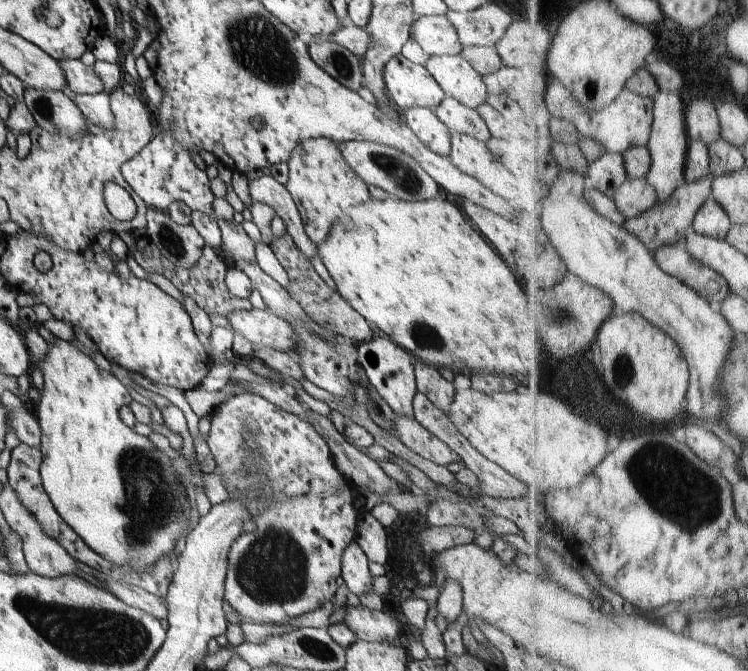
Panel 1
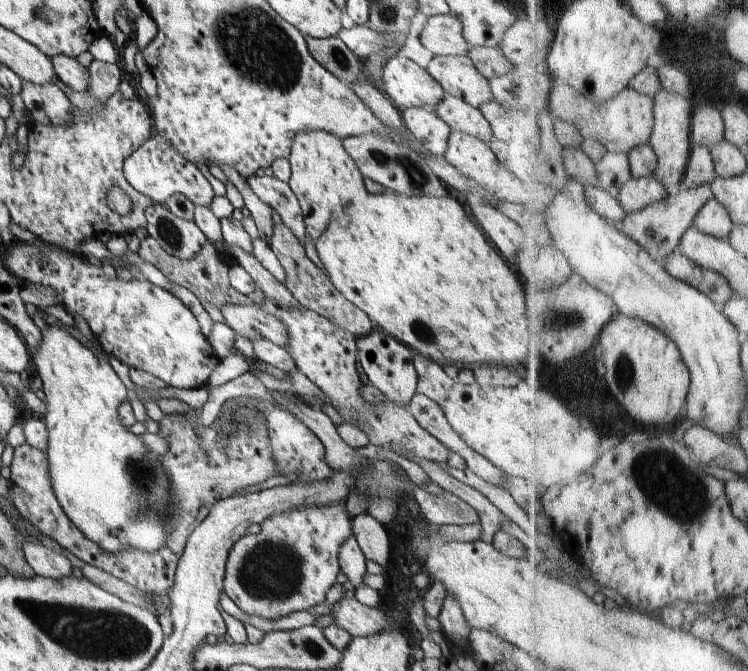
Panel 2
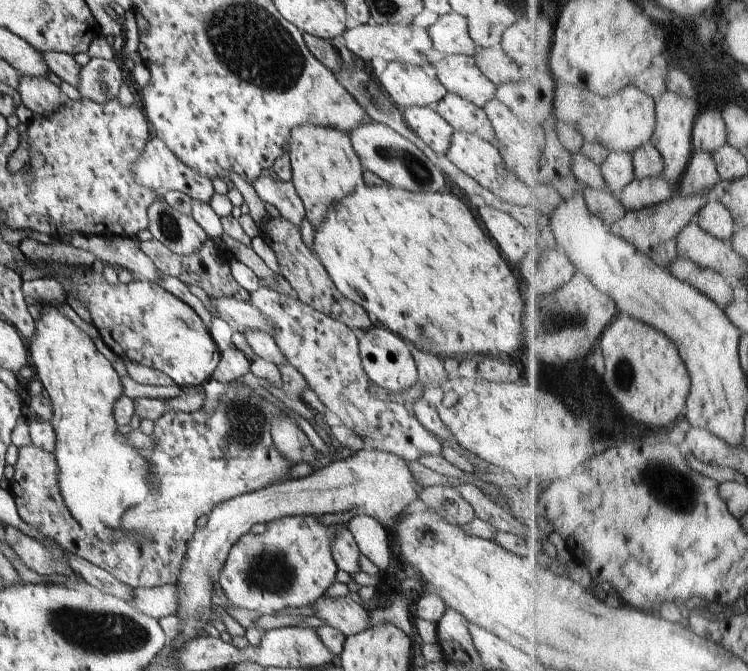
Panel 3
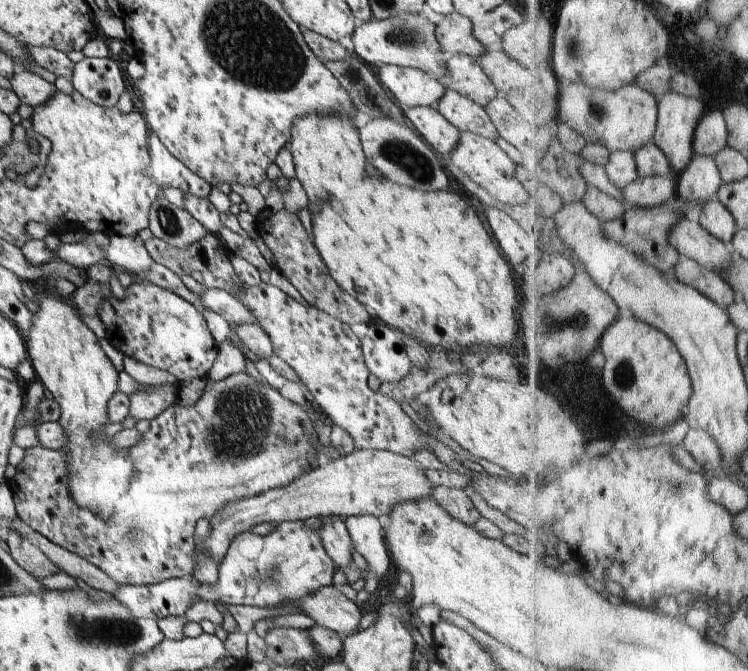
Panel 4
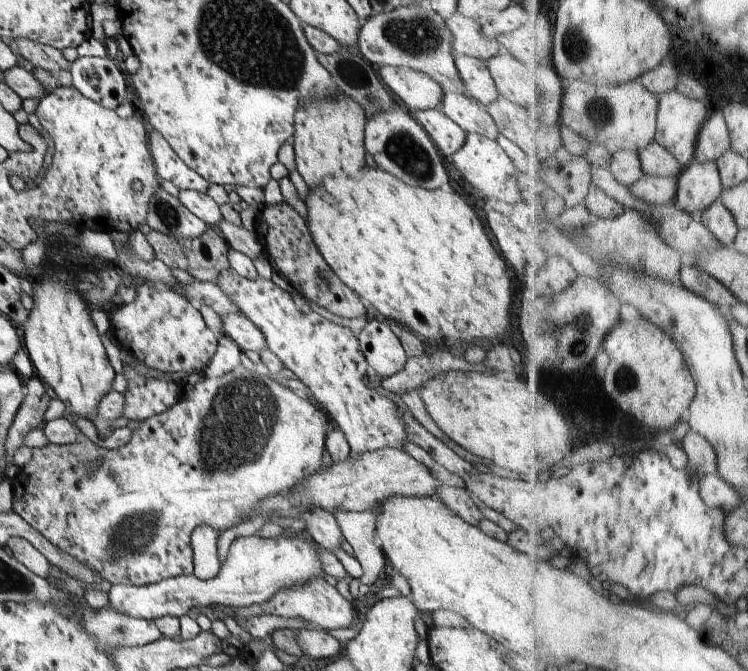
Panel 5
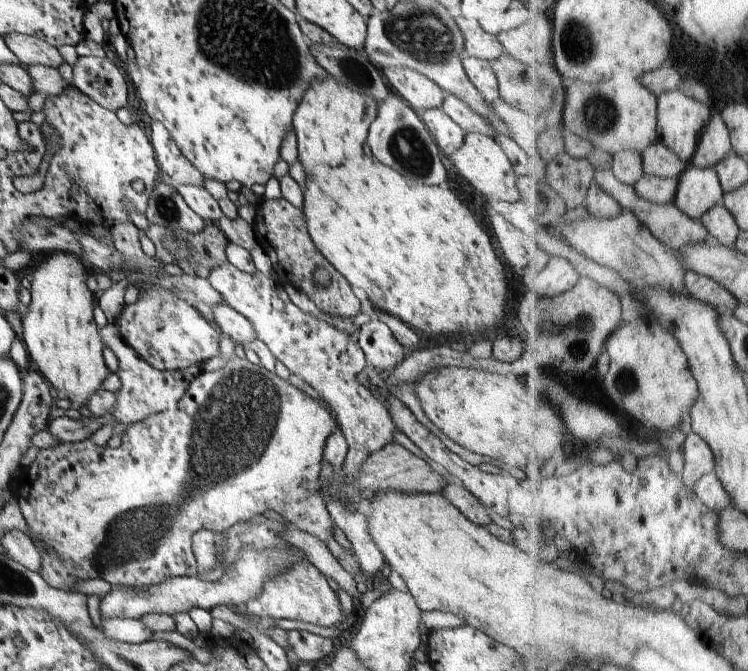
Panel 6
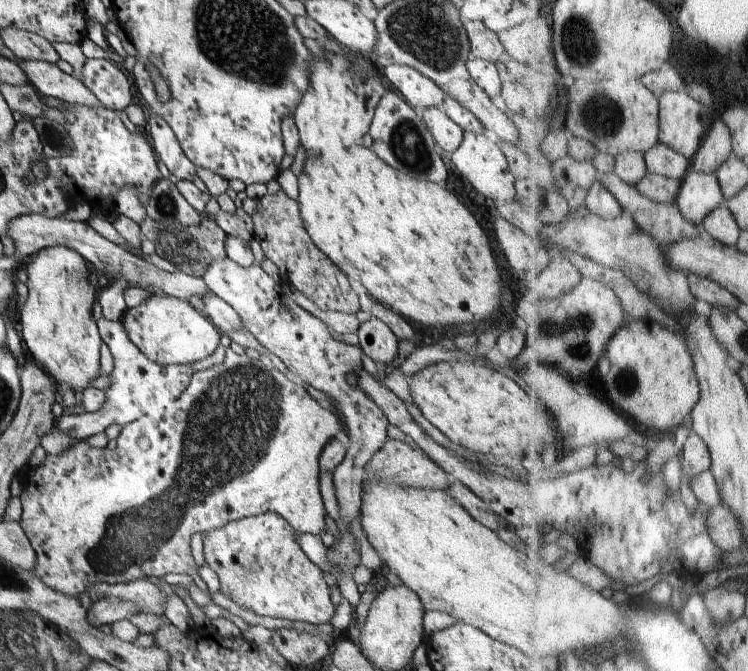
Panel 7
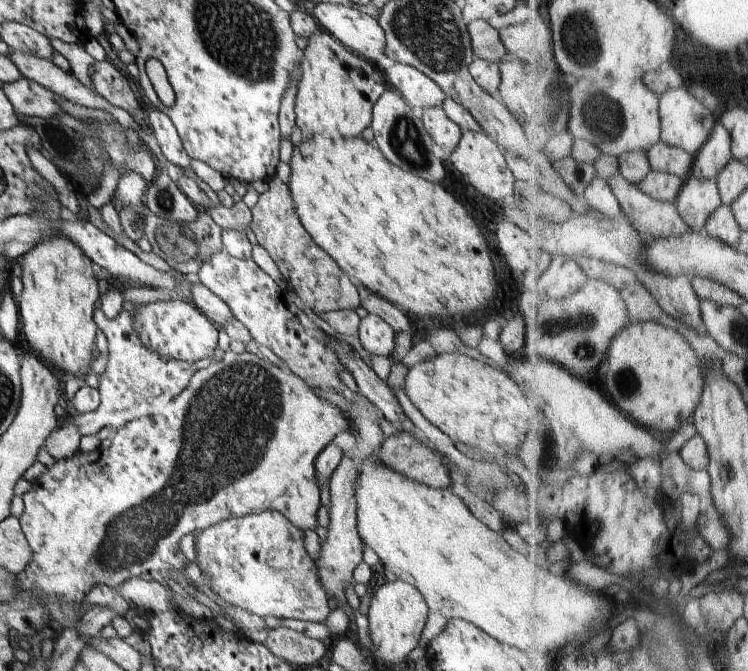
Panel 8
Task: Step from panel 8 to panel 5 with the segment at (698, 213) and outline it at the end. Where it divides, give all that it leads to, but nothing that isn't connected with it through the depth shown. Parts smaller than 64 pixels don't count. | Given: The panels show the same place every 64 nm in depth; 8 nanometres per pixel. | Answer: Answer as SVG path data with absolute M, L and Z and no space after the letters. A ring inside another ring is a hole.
M716 161L697 162L687 167L680 177L676 203L692 213L709 209L722 200L727 190L720 165Z

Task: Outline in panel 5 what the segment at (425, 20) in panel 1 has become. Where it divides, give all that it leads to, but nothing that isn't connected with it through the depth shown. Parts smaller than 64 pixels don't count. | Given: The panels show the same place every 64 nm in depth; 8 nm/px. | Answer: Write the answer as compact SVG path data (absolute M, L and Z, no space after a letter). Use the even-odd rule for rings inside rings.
M456 12L445 22L454 35L454 55L462 54L487 61L503 51L500 40L483 34L476 20Z

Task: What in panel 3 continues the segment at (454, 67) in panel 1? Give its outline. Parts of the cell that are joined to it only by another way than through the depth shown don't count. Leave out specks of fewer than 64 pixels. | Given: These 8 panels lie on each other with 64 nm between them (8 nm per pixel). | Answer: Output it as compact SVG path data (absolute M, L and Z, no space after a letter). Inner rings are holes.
M449 55L444 59L432 62L431 73L444 85L448 93L454 93L483 108L495 97L497 86L488 80L478 68L473 55Z

